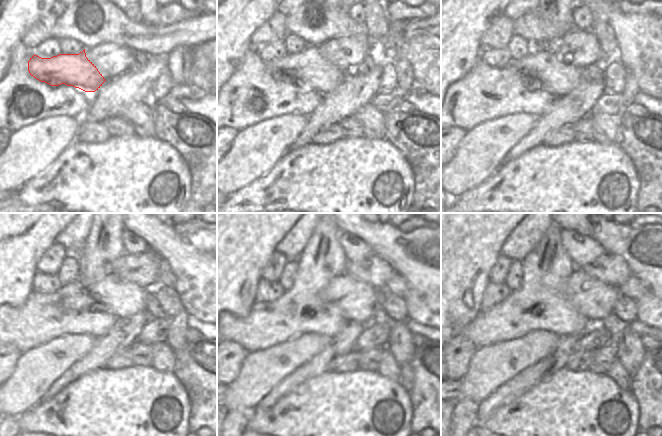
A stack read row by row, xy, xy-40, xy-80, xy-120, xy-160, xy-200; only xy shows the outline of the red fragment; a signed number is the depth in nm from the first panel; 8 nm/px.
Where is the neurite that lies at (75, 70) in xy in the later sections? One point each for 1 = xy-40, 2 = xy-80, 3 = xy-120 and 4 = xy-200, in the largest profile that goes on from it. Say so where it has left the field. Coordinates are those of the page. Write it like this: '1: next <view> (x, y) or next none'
1: next xy-40 (309, 69)
2: next xy-80 (558, 78)
3: next xy-120 (123, 299)
4: next xy-200 (595, 300)

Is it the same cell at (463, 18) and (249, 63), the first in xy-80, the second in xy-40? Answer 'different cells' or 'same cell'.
different cells

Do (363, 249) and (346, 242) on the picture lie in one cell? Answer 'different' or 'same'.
same

